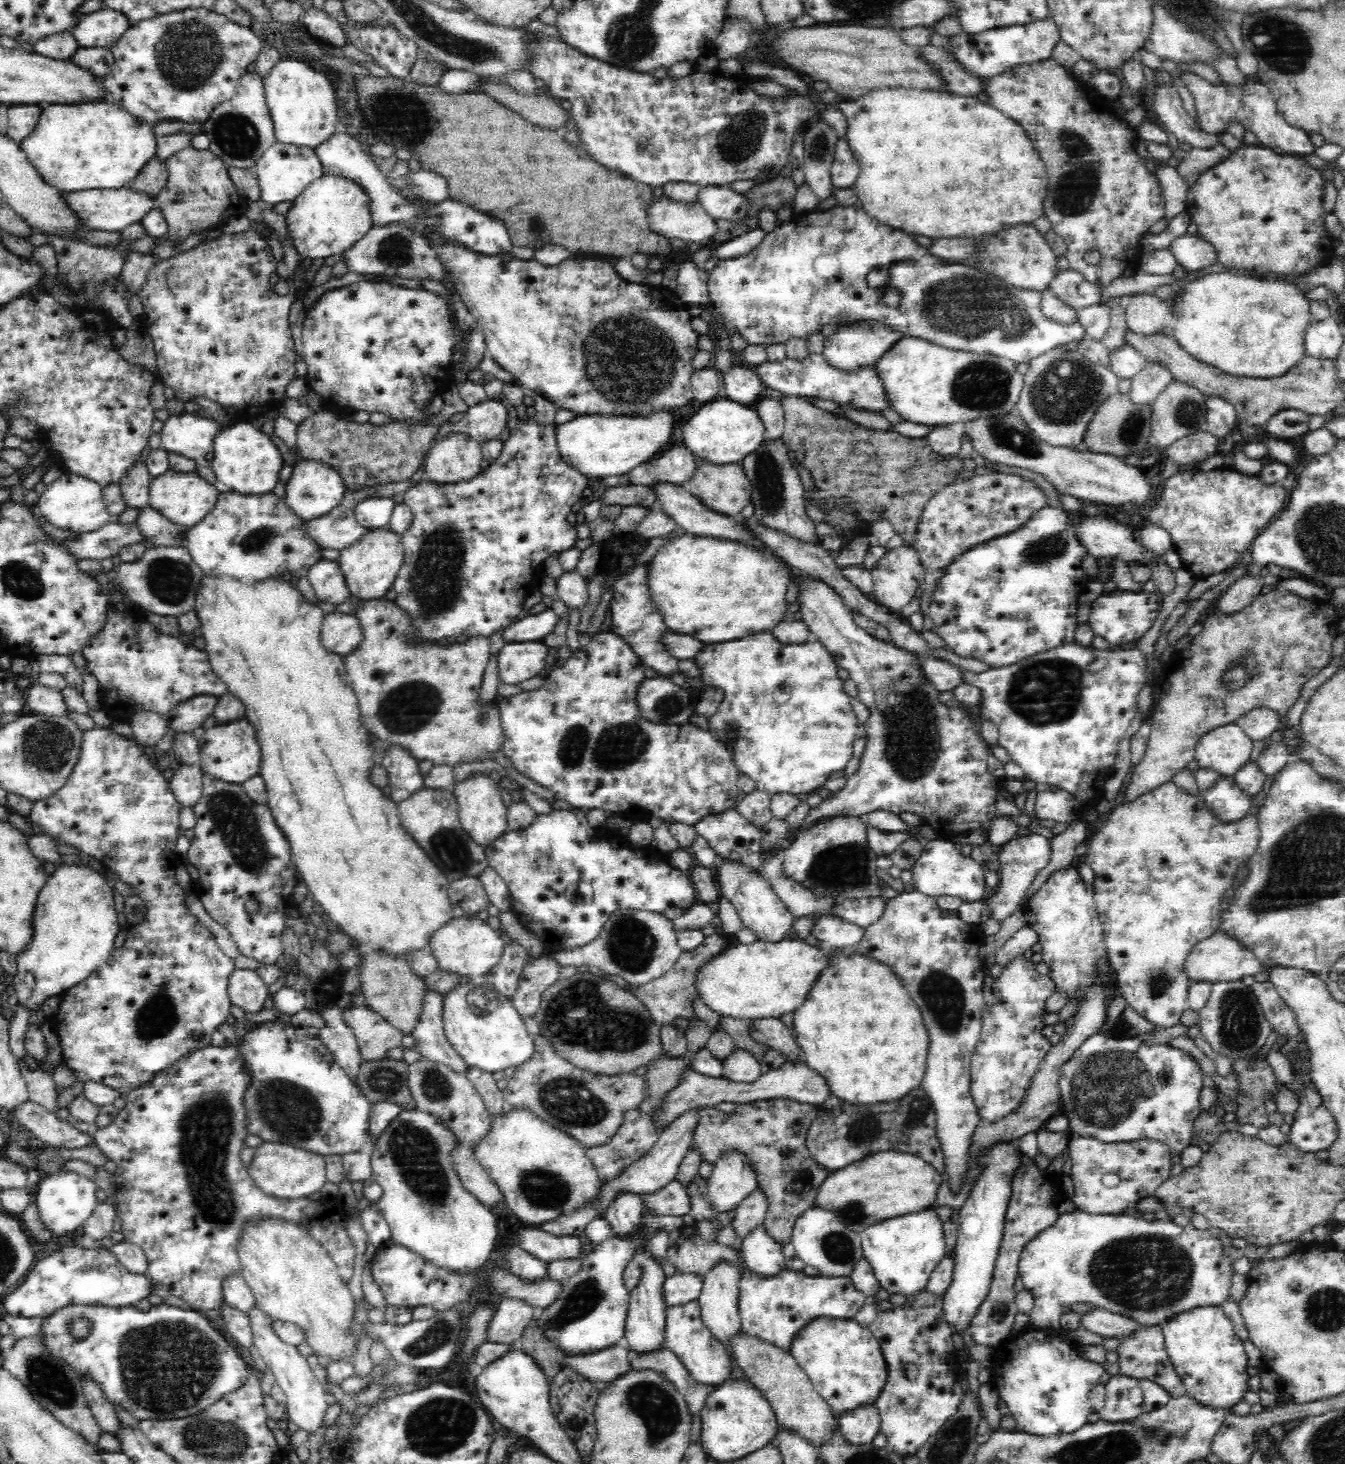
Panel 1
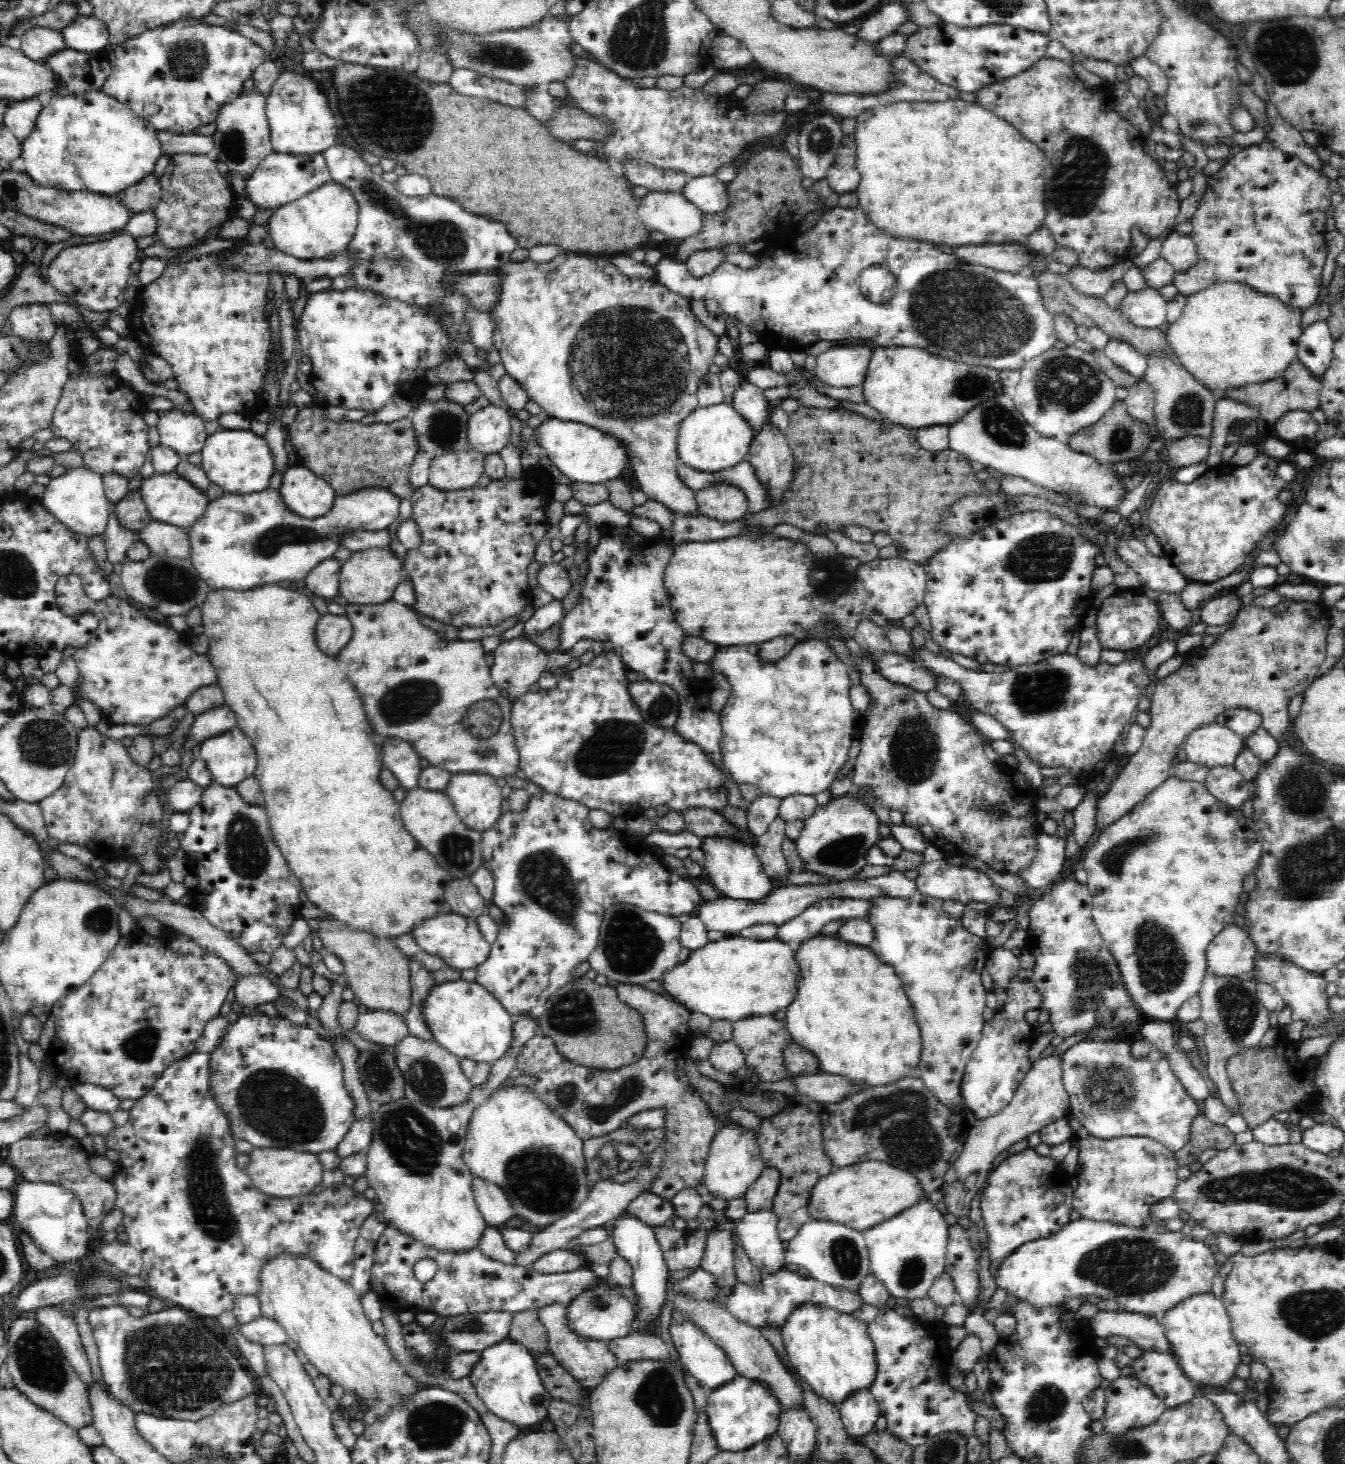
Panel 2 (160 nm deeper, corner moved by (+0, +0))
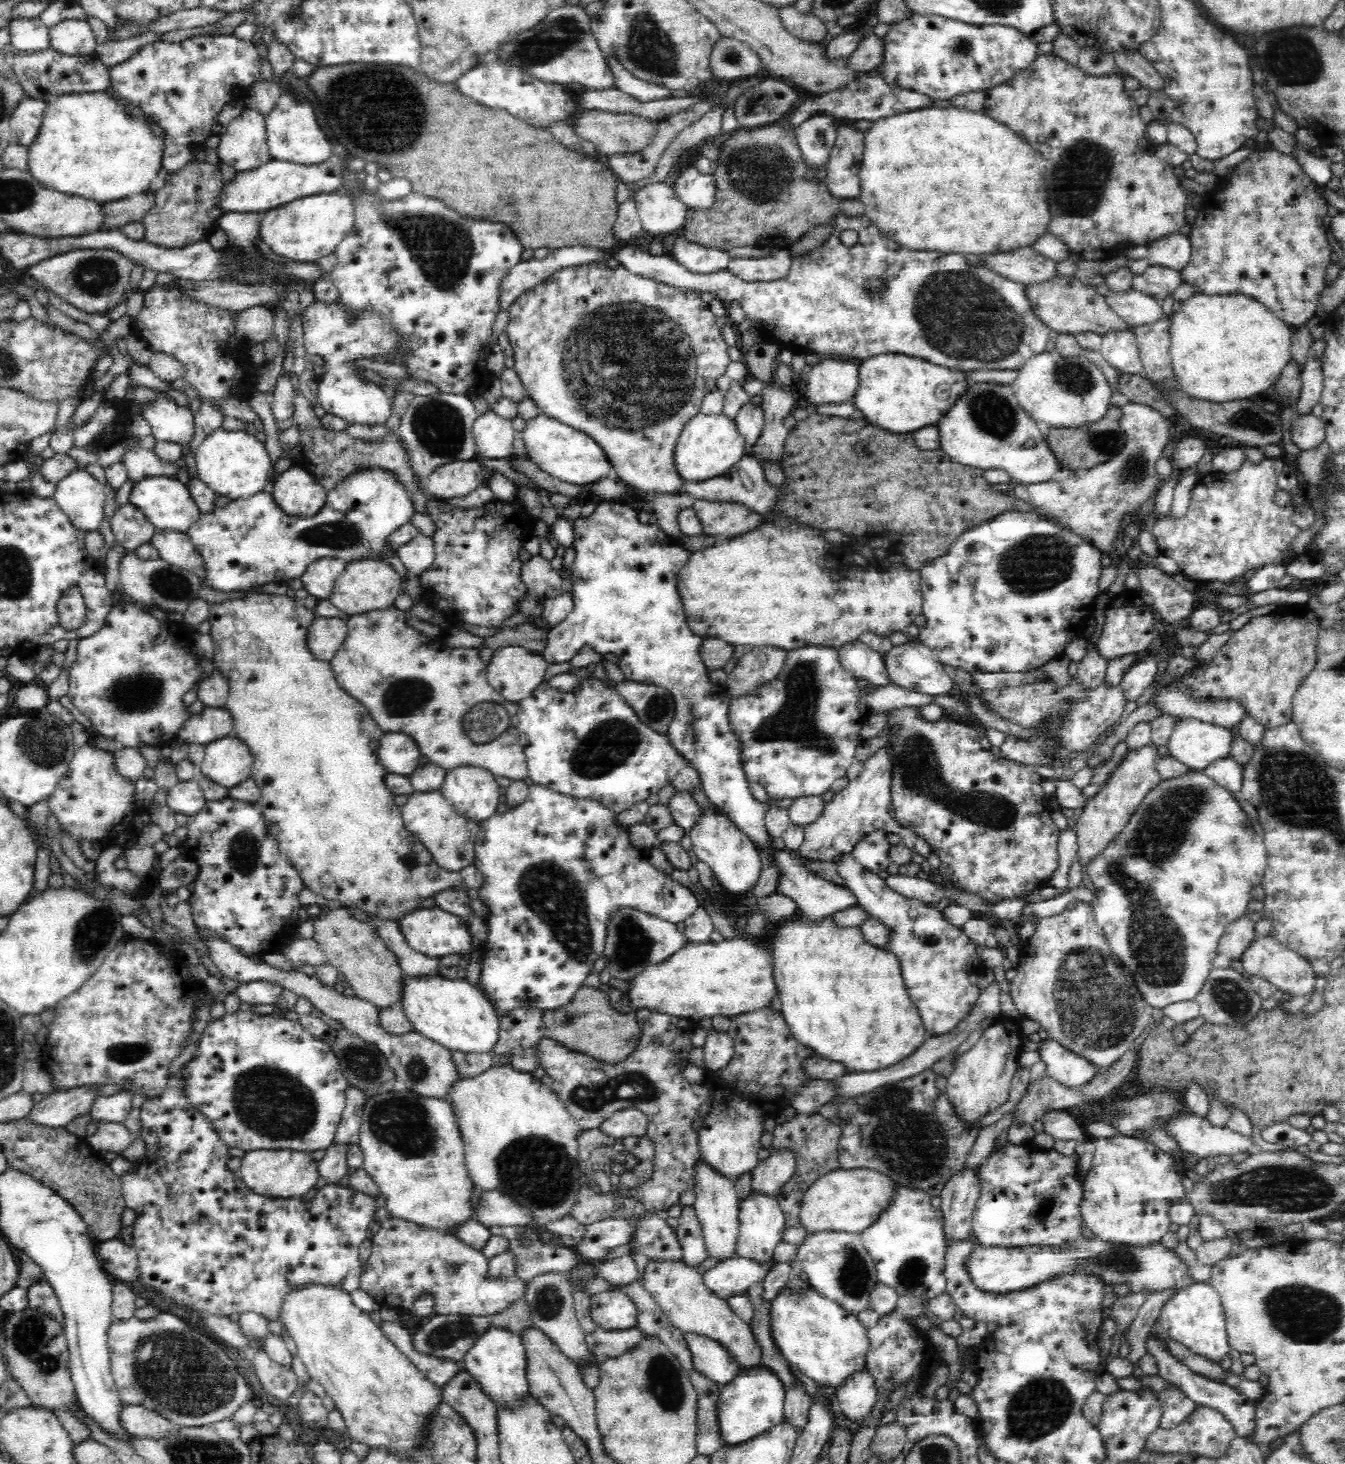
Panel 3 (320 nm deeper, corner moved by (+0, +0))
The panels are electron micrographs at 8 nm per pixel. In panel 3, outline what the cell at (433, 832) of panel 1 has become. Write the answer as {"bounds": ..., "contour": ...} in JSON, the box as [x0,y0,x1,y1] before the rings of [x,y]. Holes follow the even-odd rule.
{"bounds":[401,791,479,872],"contour":[[[439,791],[413,792],[401,807],[406,830],[417,836],[419,841],[432,853],[433,859],[443,869],[459,872],[472,865],[474,846],[479,834],[479,824],[461,816]]]}

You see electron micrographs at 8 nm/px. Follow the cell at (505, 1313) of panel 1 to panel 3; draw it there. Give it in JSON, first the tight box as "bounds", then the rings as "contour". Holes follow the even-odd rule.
{"bounds":[412,1315,493,1364],"contour":[[[434,1315],[427,1318],[412,1334],[412,1347],[414,1350],[428,1356],[444,1357],[446,1360],[452,1360],[456,1364],[462,1364],[464,1356],[474,1344],[476,1338],[488,1331],[488,1326],[493,1326],[492,1319],[482,1316],[441,1316]]]}

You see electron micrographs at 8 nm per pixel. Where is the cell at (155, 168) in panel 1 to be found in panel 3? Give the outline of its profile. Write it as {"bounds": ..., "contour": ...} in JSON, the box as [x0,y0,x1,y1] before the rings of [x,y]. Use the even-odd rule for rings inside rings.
{"bounds":[100,190,155,230],"contour":[[[148,190],[129,199],[105,202],[102,205],[104,219],[100,222],[100,230],[120,230],[123,226],[141,222],[144,214],[154,206],[154,198],[155,195]]]}

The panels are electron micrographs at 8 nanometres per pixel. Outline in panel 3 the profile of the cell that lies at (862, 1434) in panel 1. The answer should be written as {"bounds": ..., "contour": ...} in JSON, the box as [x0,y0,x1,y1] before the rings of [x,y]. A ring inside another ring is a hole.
{"bounds":[837,1371,876,1422],"contour":[[[864,1371],[850,1376],[837,1389],[837,1409],[850,1421],[860,1422],[876,1402],[876,1379]]]}

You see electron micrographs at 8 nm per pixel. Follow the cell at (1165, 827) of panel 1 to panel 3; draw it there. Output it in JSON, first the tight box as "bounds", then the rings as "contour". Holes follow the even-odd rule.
{"bounds":[1087,770,1267,1008],"contour":[[[1188,770],[1181,776],[1167,780],[1162,779],[1160,785],[1148,792],[1144,801],[1139,804],[1137,812],[1133,814],[1128,826],[1087,866],[1088,876],[1098,893],[1096,898],[1089,900],[1096,922],[1104,931],[1113,954],[1133,974],[1137,987],[1151,1008],[1163,1008],[1178,1001],[1192,1000],[1200,992],[1200,988],[1204,986],[1213,969],[1212,963],[1218,955],[1217,944],[1226,927],[1245,914],[1248,904],[1253,900],[1252,890],[1262,884],[1267,867],[1264,839],[1260,829],[1256,828],[1248,819],[1246,812],[1236,800],[1236,796],[1222,786],[1216,785],[1216,782],[1212,781],[1205,771]]]}

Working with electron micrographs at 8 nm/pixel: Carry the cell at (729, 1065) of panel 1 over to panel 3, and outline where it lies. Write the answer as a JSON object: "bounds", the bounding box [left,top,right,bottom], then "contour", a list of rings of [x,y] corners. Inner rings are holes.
{"bounds":[703,1028,735,1071],"contour":[[[714,1028],[707,1030],[703,1048],[703,1063],[709,1071],[720,1070],[732,1058],[735,1041],[727,1033],[720,1033]]]}

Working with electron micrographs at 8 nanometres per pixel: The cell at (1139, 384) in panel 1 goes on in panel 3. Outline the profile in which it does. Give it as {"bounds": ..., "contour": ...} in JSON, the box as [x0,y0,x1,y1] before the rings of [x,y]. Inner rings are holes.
{"bounds":[1012,403,1170,556],"contour":[[[1128,403],[1126,406],[1122,406],[1118,424],[1120,429],[1124,431],[1124,446],[1108,462],[1083,472],[1068,473],[1066,470],[1060,470],[1046,482],[1017,485],[1012,492],[1018,500],[1032,505],[1032,510],[1044,519],[1054,521],[1060,526],[1070,529],[1076,535],[1081,536],[1084,541],[1090,543],[1093,548],[1110,556],[1114,553],[1113,544],[1118,532],[1128,522],[1139,520],[1138,513],[1142,505],[1157,493],[1161,480],[1157,475],[1156,462],[1162,458],[1162,452],[1164,452],[1164,447],[1170,438],[1168,430],[1170,424],[1156,409],[1151,409],[1148,405]]]}

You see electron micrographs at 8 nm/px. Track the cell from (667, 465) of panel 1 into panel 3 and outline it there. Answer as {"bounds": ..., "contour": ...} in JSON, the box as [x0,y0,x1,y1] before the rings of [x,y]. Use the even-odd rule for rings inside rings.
{"bounds":[683,455,777,514],"contour":[[[744,455],[734,466],[731,466],[723,475],[705,480],[704,482],[684,482],[683,490],[697,500],[718,501],[723,499],[725,502],[740,503],[747,506],[750,510],[758,514],[766,514],[774,504],[777,504],[776,489],[768,484],[764,471],[758,463],[756,457]]]}

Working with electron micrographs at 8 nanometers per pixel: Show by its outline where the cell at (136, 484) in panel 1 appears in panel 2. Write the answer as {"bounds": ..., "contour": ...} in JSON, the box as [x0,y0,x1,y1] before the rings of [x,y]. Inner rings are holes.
{"bounds":[114,491,153,537],"contour":[[[140,491],[126,493],[114,506],[116,519],[120,526],[132,531],[138,537],[139,532],[145,529],[153,519],[148,514],[148,509],[140,497]]]}

